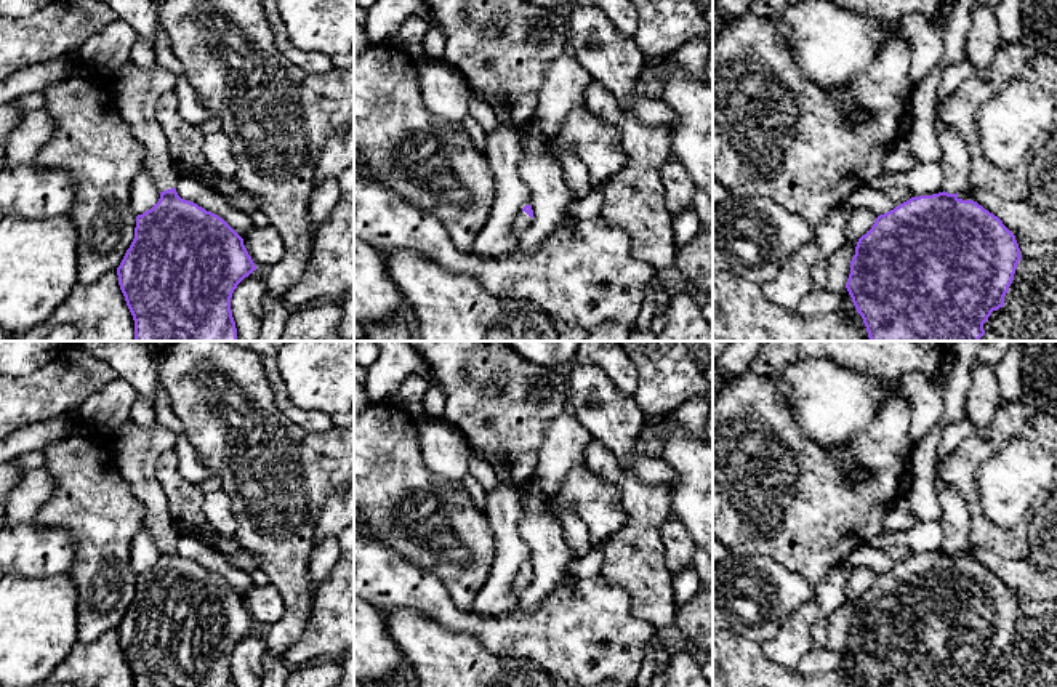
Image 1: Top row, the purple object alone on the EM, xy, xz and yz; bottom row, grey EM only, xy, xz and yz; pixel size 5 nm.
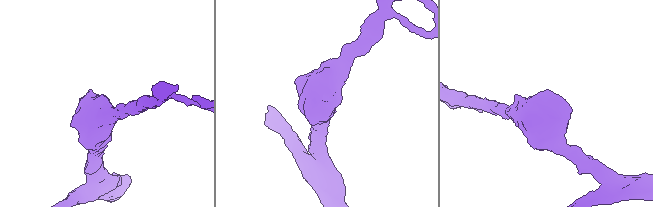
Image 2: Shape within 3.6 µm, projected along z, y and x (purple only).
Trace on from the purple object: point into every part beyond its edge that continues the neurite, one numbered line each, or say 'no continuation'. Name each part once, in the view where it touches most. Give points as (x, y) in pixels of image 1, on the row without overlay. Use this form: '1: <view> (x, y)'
1: xy (136, 450)

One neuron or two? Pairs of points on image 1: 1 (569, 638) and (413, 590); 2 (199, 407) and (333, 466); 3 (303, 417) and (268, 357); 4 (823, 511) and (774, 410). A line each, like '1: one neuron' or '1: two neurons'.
1: one neuron
2: one neuron
3: one neuron
4: one neuron

